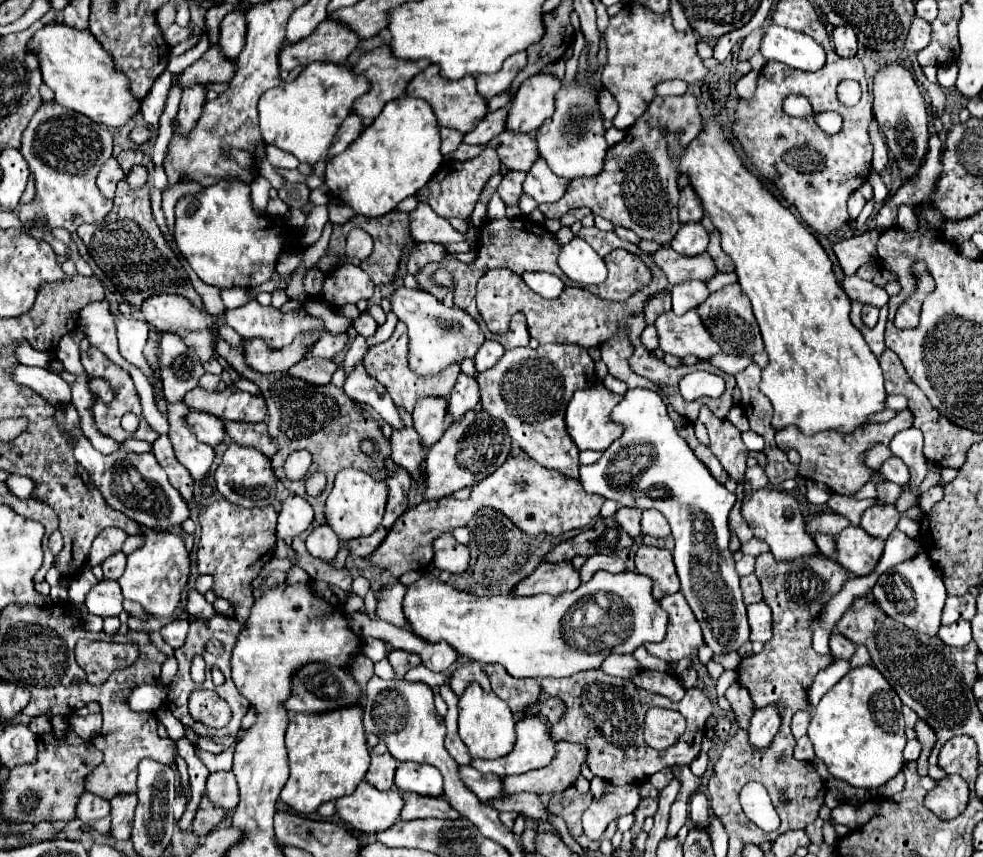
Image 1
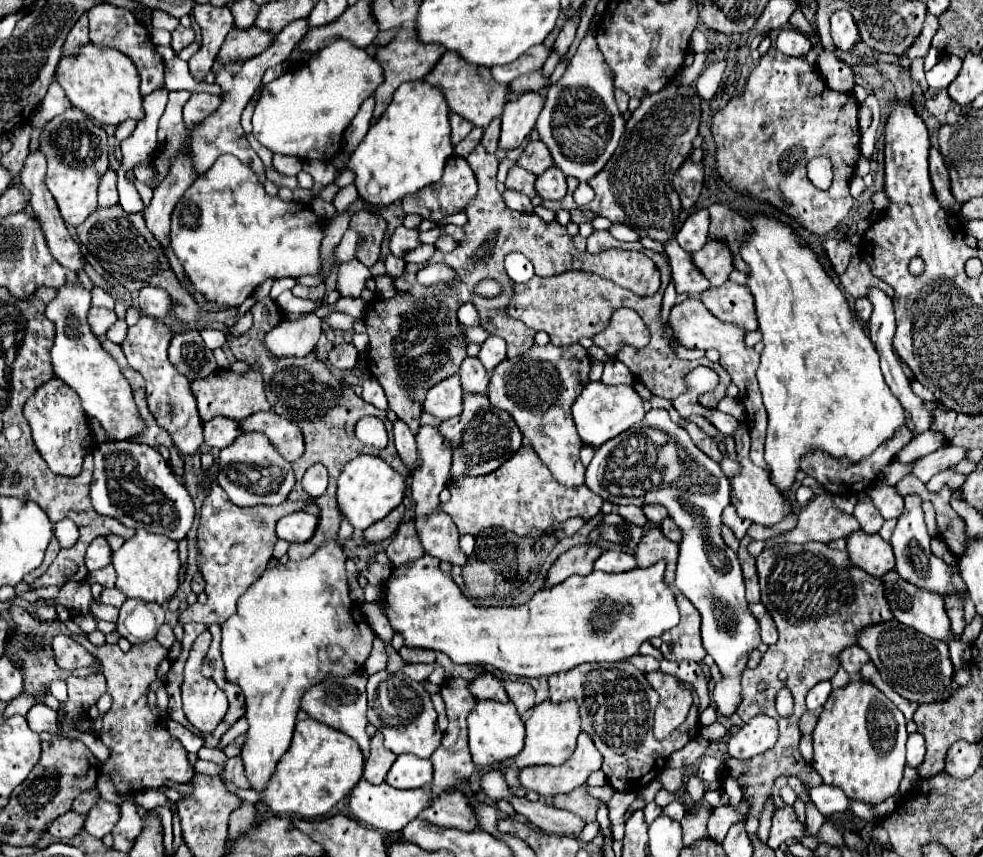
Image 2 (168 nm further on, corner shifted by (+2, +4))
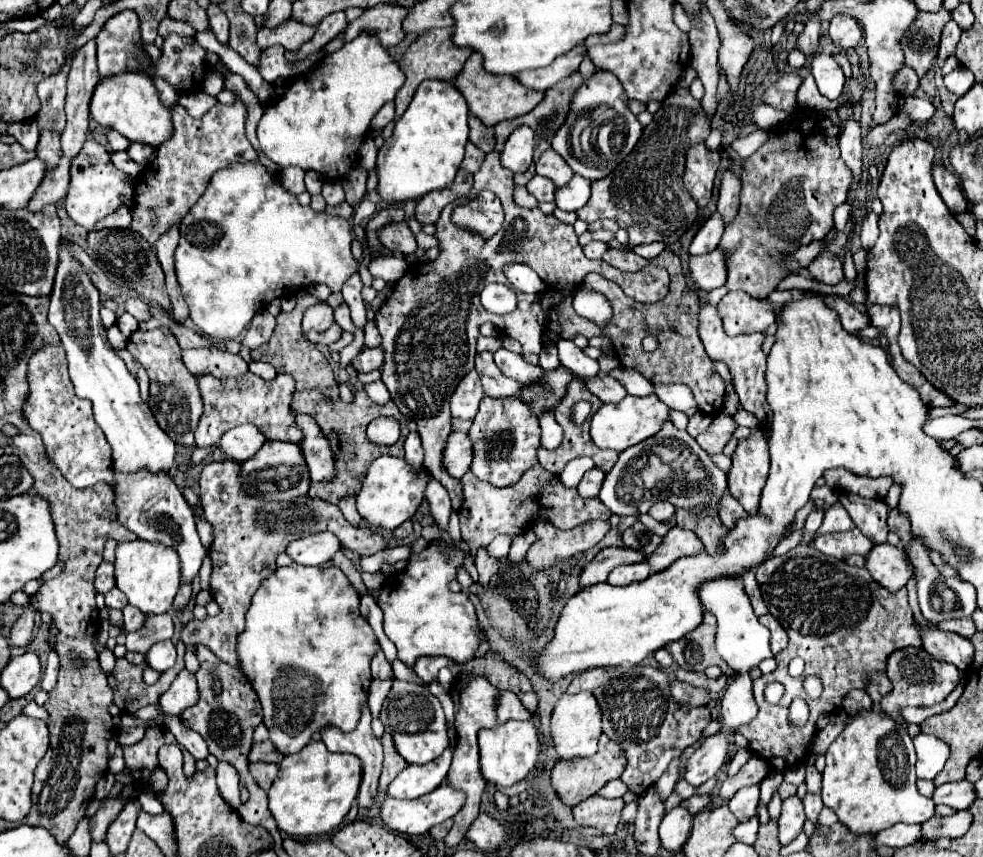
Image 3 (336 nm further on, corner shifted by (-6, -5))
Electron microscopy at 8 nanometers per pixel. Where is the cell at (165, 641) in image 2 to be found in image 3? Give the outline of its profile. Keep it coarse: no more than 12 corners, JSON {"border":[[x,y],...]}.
{"border":[[173,641],[153,645],[145,661],[163,673],[175,665]]}

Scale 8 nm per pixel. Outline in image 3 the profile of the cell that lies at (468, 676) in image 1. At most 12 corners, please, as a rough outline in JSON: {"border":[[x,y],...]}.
{"border":[[499,693],[497,719],[527,721],[533,715],[515,693]]}

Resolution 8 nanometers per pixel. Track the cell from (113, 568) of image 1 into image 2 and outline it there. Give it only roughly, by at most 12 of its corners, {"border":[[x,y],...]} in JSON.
{"border":[[113,566],[89,572],[87,582],[101,586],[115,586]]}

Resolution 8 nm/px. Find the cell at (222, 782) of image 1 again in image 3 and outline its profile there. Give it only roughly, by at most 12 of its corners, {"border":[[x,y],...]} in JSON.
{"border":[[251,763],[259,787],[269,787],[279,771],[277,763]]}

